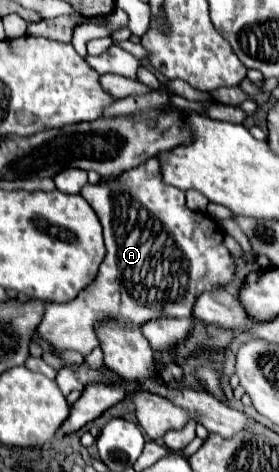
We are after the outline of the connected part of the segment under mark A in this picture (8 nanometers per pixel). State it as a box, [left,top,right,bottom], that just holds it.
[37,162,235,356]

